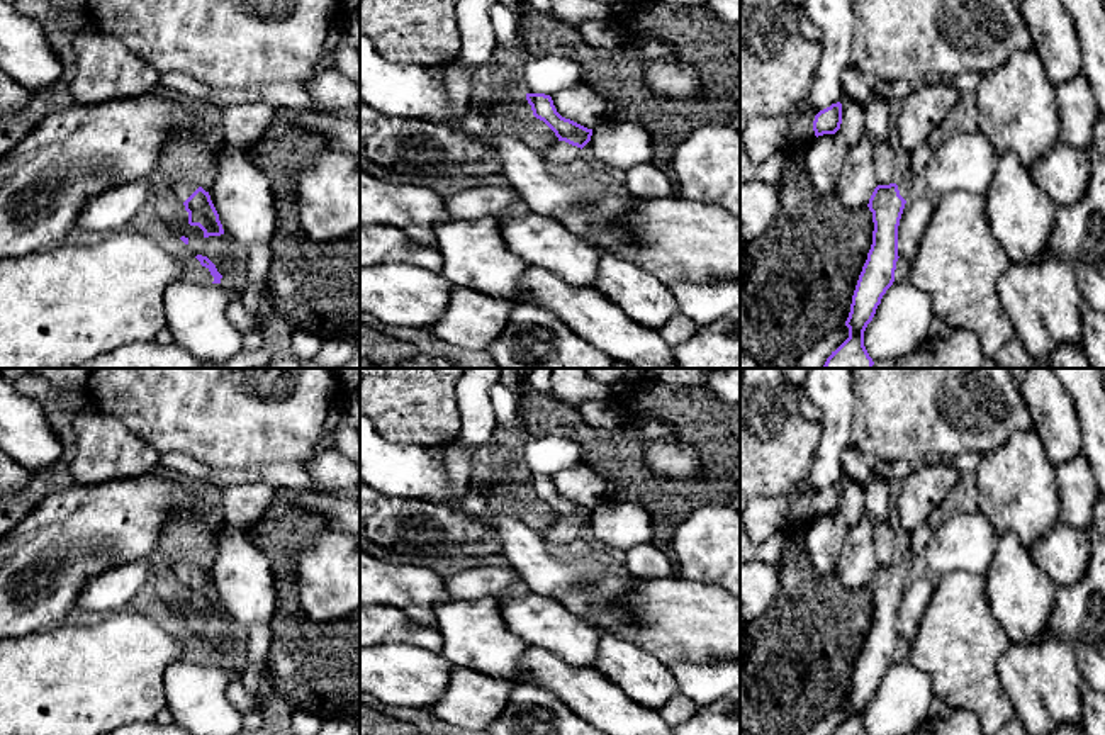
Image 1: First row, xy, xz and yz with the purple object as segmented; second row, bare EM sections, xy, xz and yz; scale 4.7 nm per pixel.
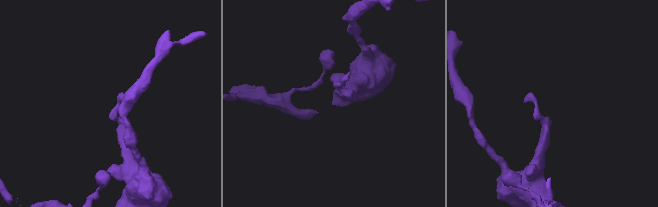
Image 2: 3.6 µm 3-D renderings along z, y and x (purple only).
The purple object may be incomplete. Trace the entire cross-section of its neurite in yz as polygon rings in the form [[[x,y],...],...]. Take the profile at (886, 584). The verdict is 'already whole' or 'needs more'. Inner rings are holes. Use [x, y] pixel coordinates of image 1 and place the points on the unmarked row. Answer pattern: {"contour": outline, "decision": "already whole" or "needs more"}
{"contour": [[[923,523],[910,533],[910,548],[901,564],[878,565],[869,579],[872,592],[872,625],[859,655],[850,693],[845,701],[849,718],[832,735],[869,735],[864,711],[872,701],[883,676],[895,662],[898,642],[898,606],[905,584],[922,569],[934,528]]], "decision": "needs more"}

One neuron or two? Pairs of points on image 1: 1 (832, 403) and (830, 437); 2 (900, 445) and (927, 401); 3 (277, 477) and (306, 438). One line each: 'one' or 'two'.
1: one
2: one
3: two

